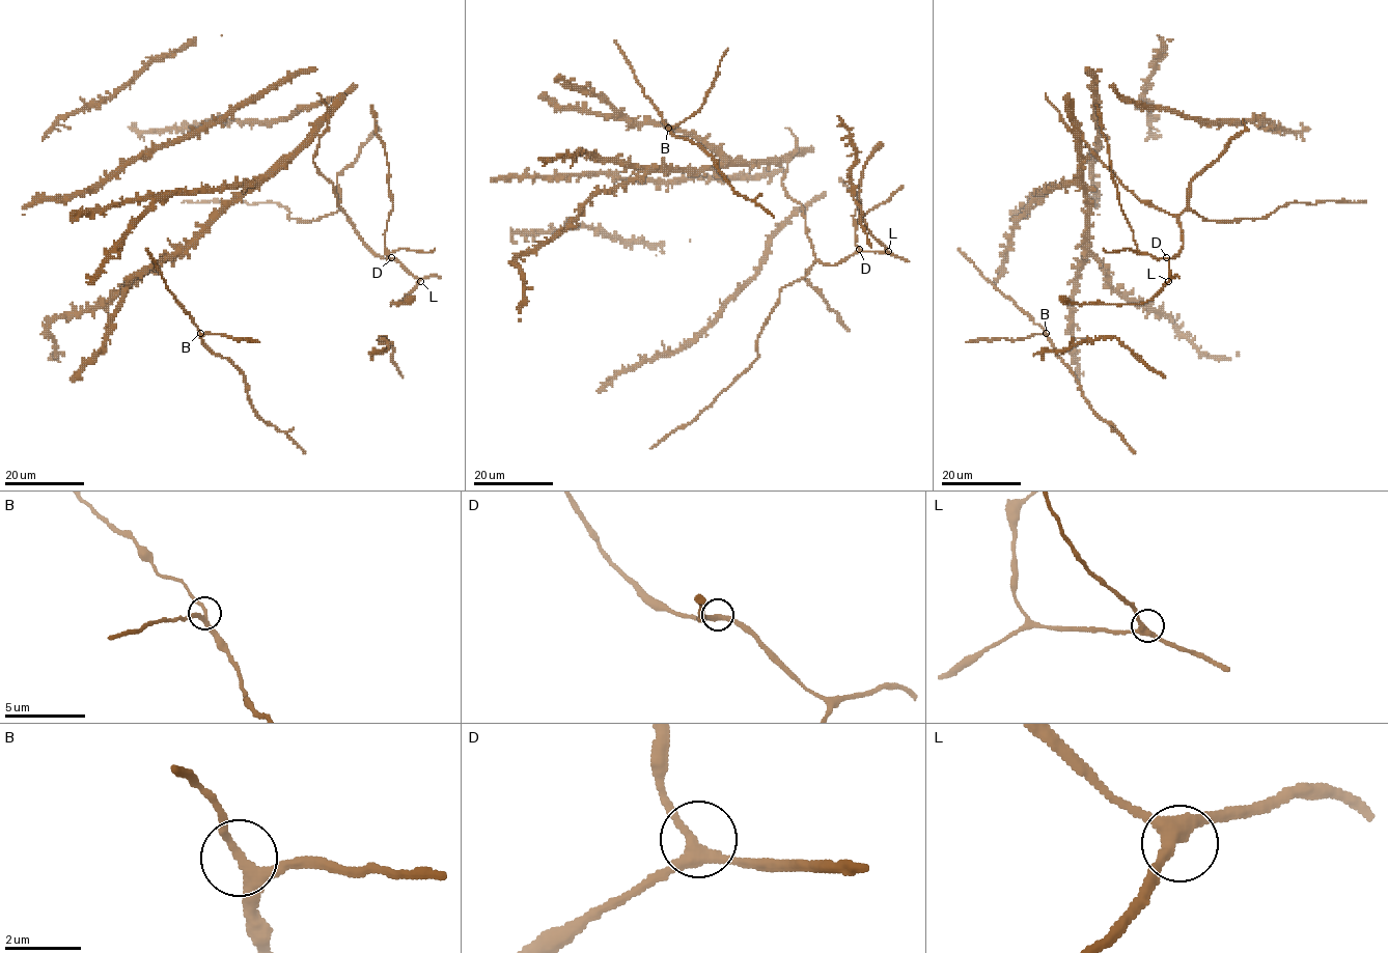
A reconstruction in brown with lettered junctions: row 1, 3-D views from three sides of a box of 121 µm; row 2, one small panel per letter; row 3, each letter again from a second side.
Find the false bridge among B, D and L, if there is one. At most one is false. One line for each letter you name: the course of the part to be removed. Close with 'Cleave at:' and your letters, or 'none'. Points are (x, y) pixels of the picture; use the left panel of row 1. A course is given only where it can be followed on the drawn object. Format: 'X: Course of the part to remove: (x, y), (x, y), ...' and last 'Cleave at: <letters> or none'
Cleave at: none

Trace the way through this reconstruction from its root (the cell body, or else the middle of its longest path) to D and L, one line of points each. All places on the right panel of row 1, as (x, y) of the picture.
D: (1118, 179), (1141, 201), (1176, 217), (1183, 247), (1173, 257), (1166, 257)
L: (1118, 179), (1141, 201), (1176, 217), (1183, 247), (1168, 258), (1168, 281)

